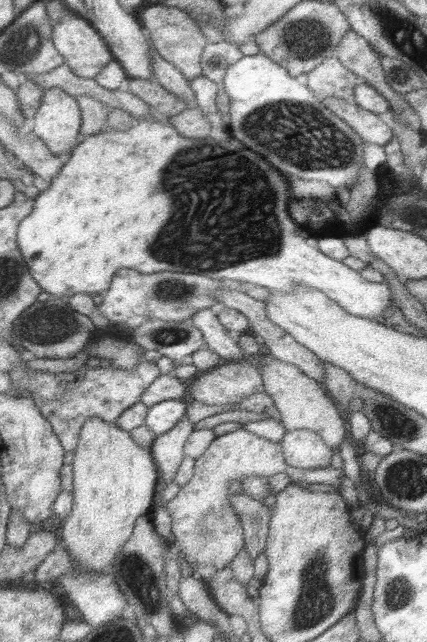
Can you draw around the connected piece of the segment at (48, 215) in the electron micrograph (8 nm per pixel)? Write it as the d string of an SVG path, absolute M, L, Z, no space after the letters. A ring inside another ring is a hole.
M149 116L143 120L135 120L135 124L127 130L105 130L105 132L97 132L87 136L81 144L77 144L71 150L71 156L67 162L63 162L63 168L59 170L59 174L51 180L51 186L45 192L39 192L39 196L33 202L33 212L29 216L25 216L25 220L21 220L19 228L17 228L17 248L23 256L23 262L29 270L29 276L33 276L33 282L41 288L41 292L49 294L51 298L71 298L75 294L85 294L85 296L103 296L109 286L113 276L117 274L117 270L127 268L127 270L135 270L139 274L153 274L153 272L193 272L199 276L207 276L213 280L219 278L229 278L229 280L237 280L237 282L249 282L249 284L257 284L261 288L269 288L271 292L291 292L291 288L295 286L303 286L303 288L313 288L321 294L325 294L325 298L333 300L337 304L337 308L353 314L353 316L361 316L361 318L369 318L369 320L377 320L379 316L385 314L385 310L393 304L393 288L389 288L387 284L375 284L365 280L361 274L357 274L351 268L345 268L343 262L331 260L327 256L323 256L317 248L307 246L307 232L301 234L301 228L297 224L293 224L293 220L289 218L287 206L289 204L289 190L287 190L287 182L279 176L279 172L275 168L271 168L259 154L253 154L251 150L243 148L241 142L237 140L227 140L227 142L215 142L211 138L185 138L181 134L177 134L177 130L165 120L165 116Z

